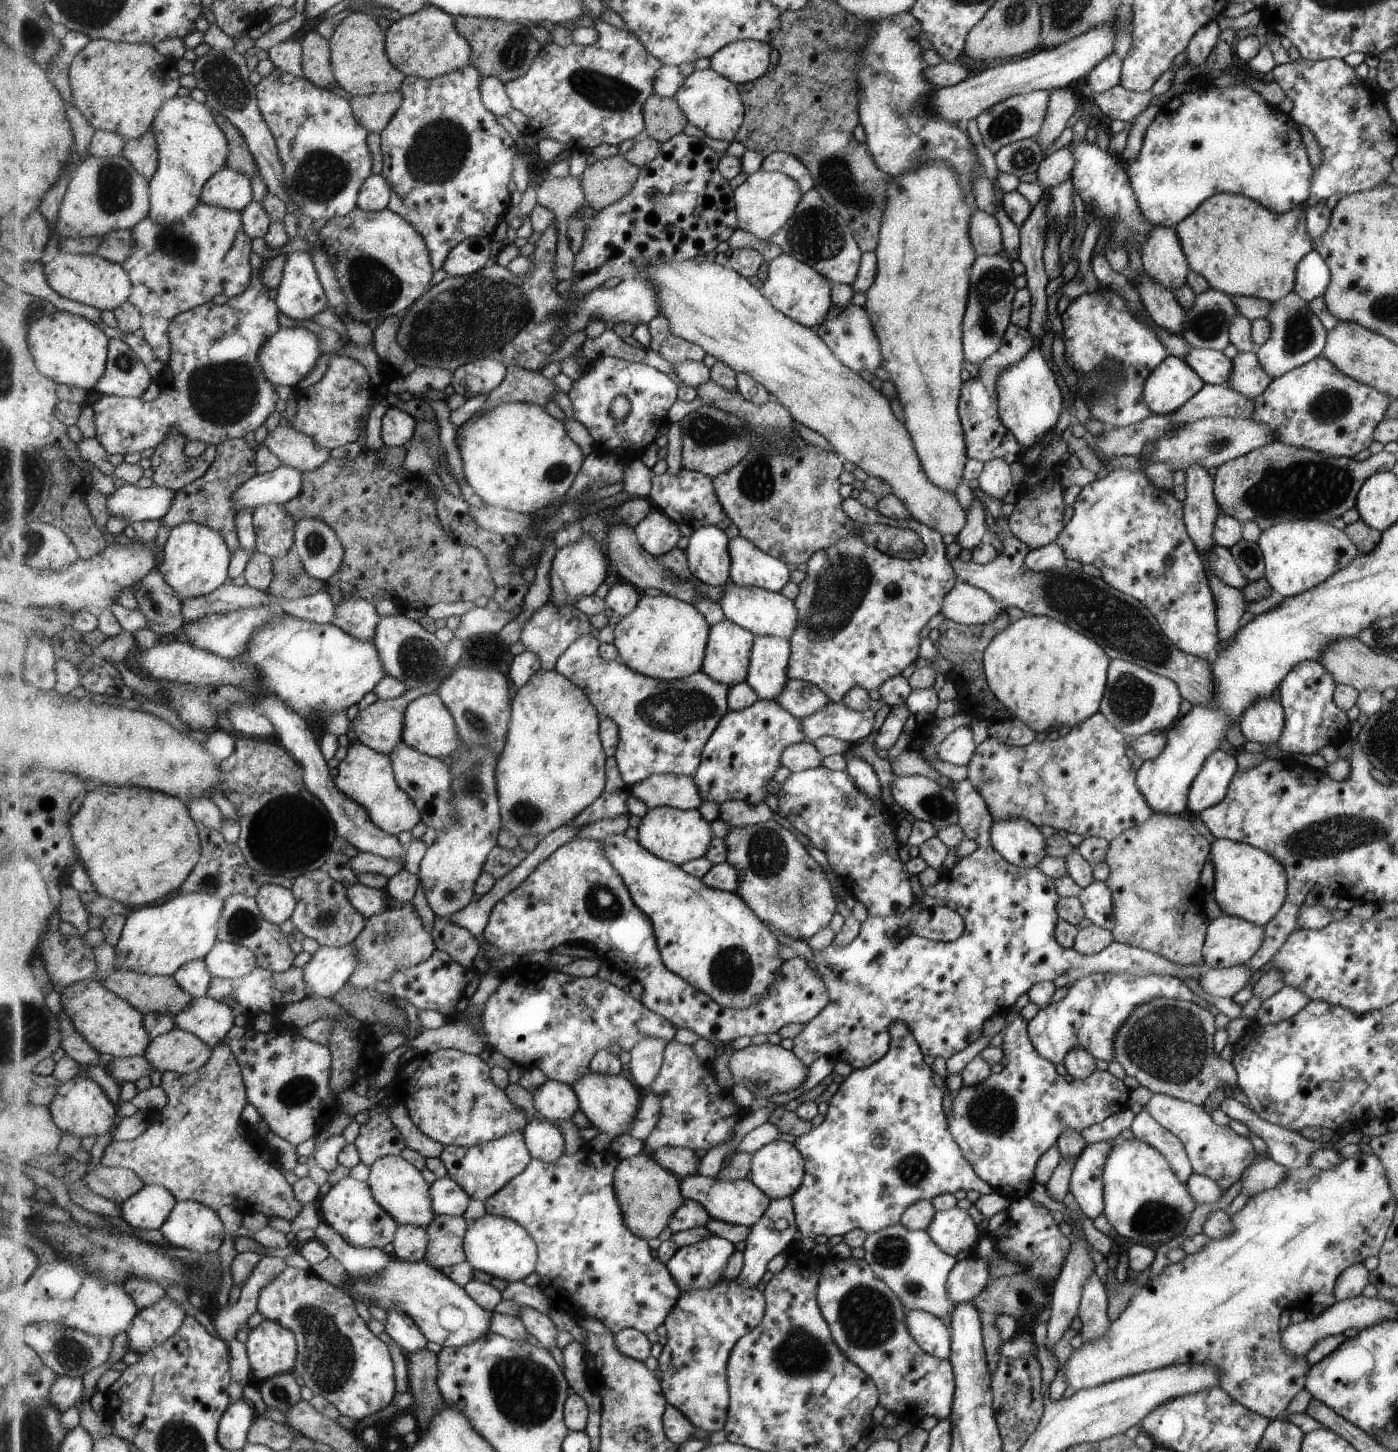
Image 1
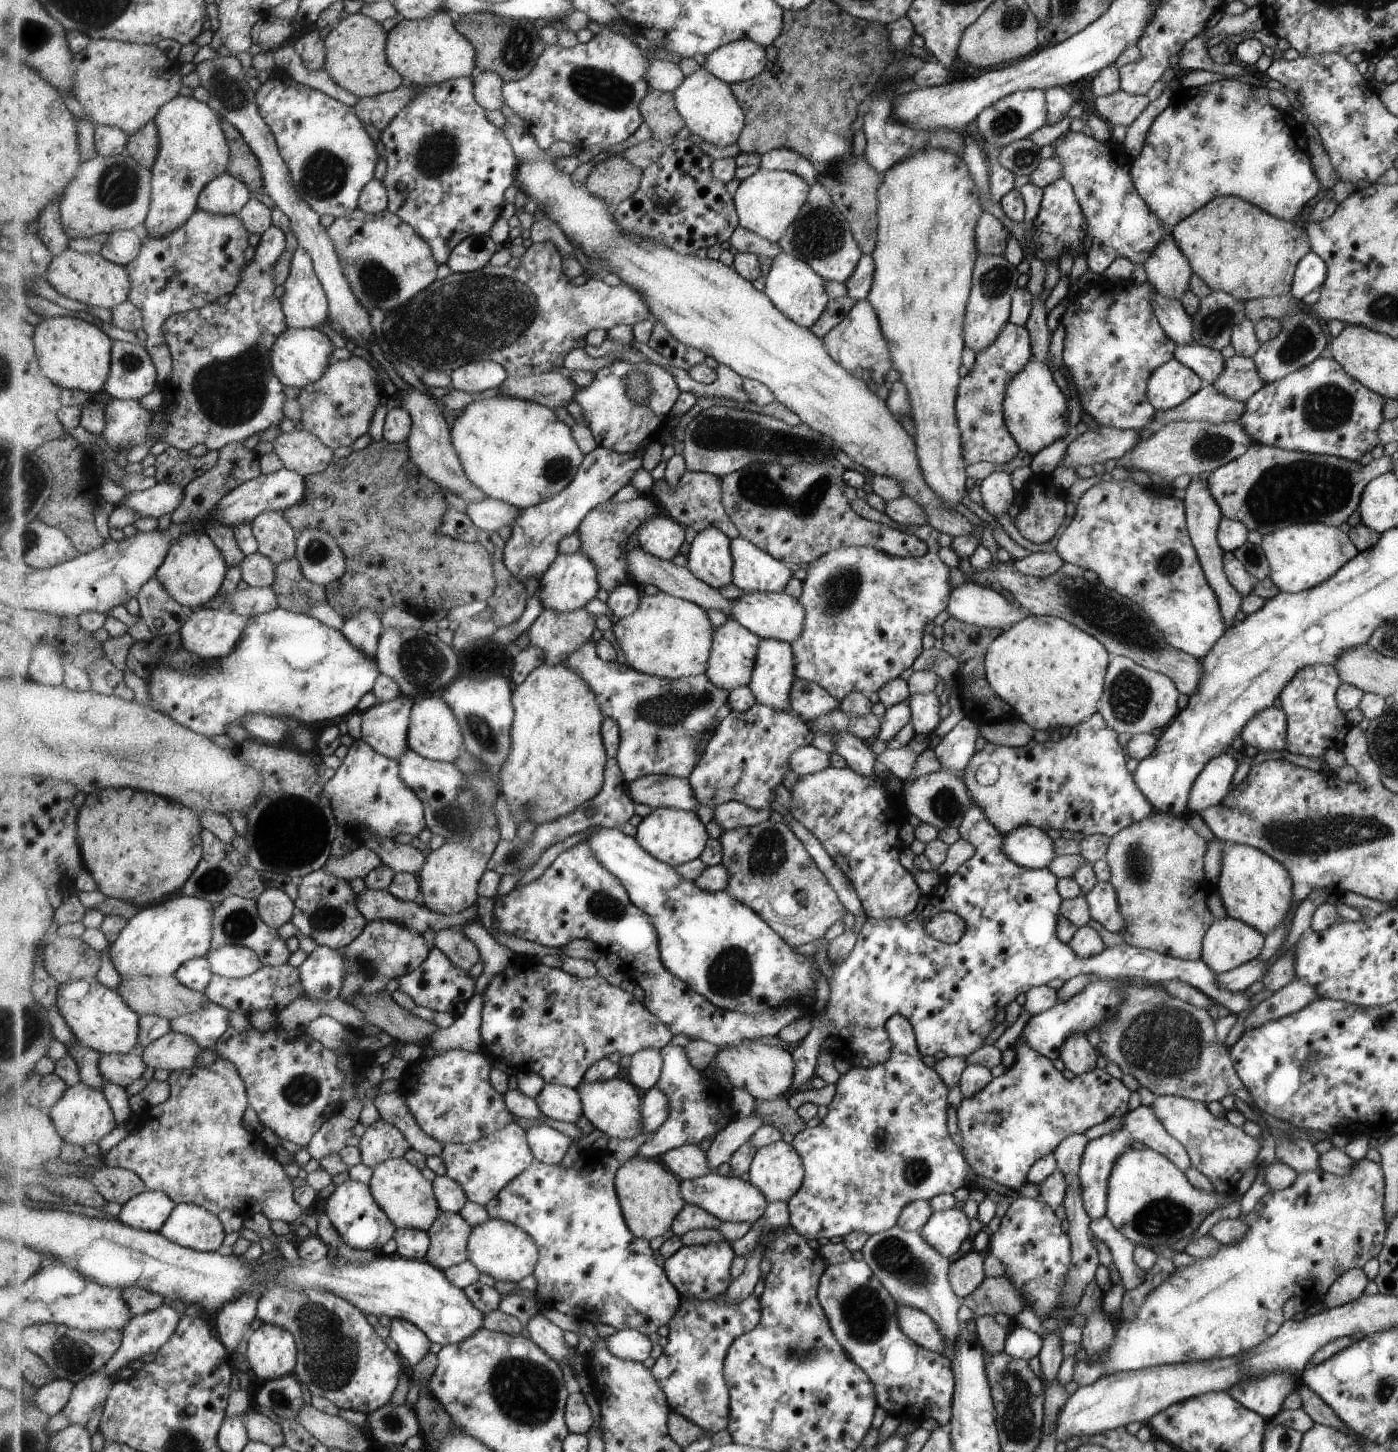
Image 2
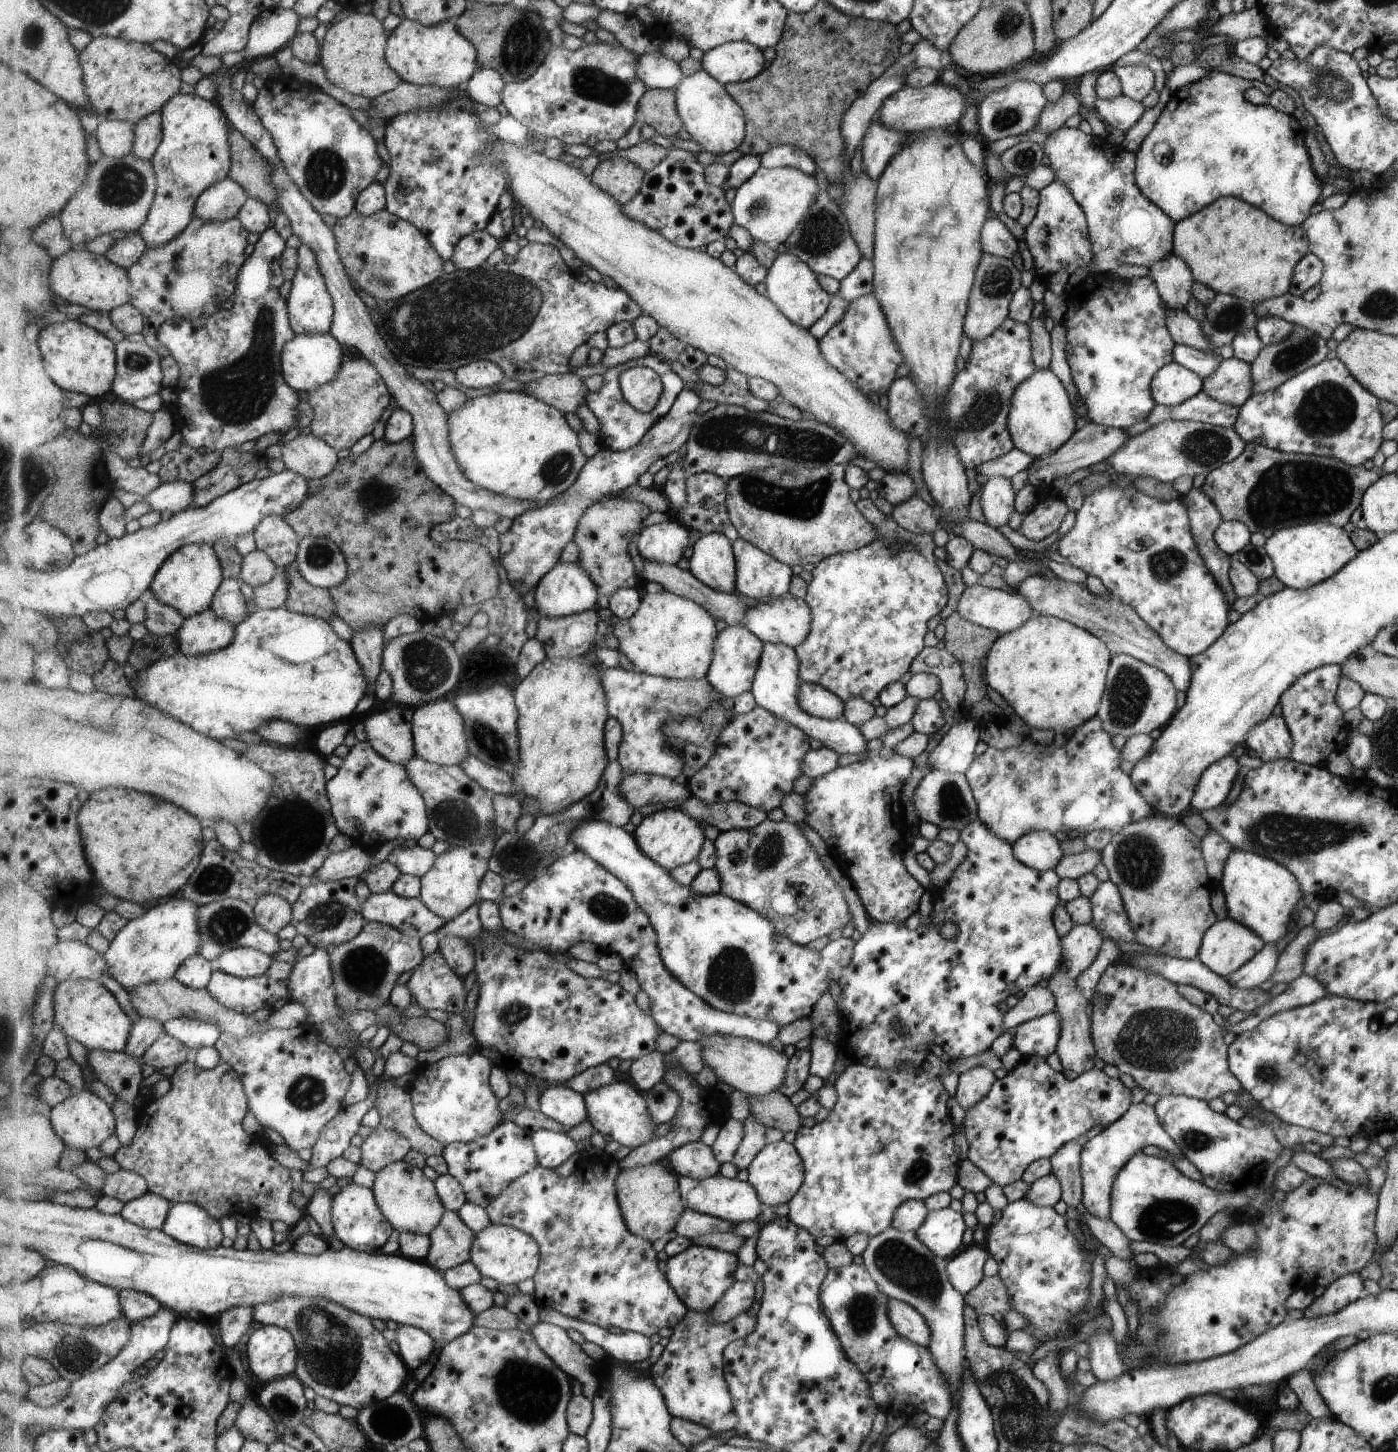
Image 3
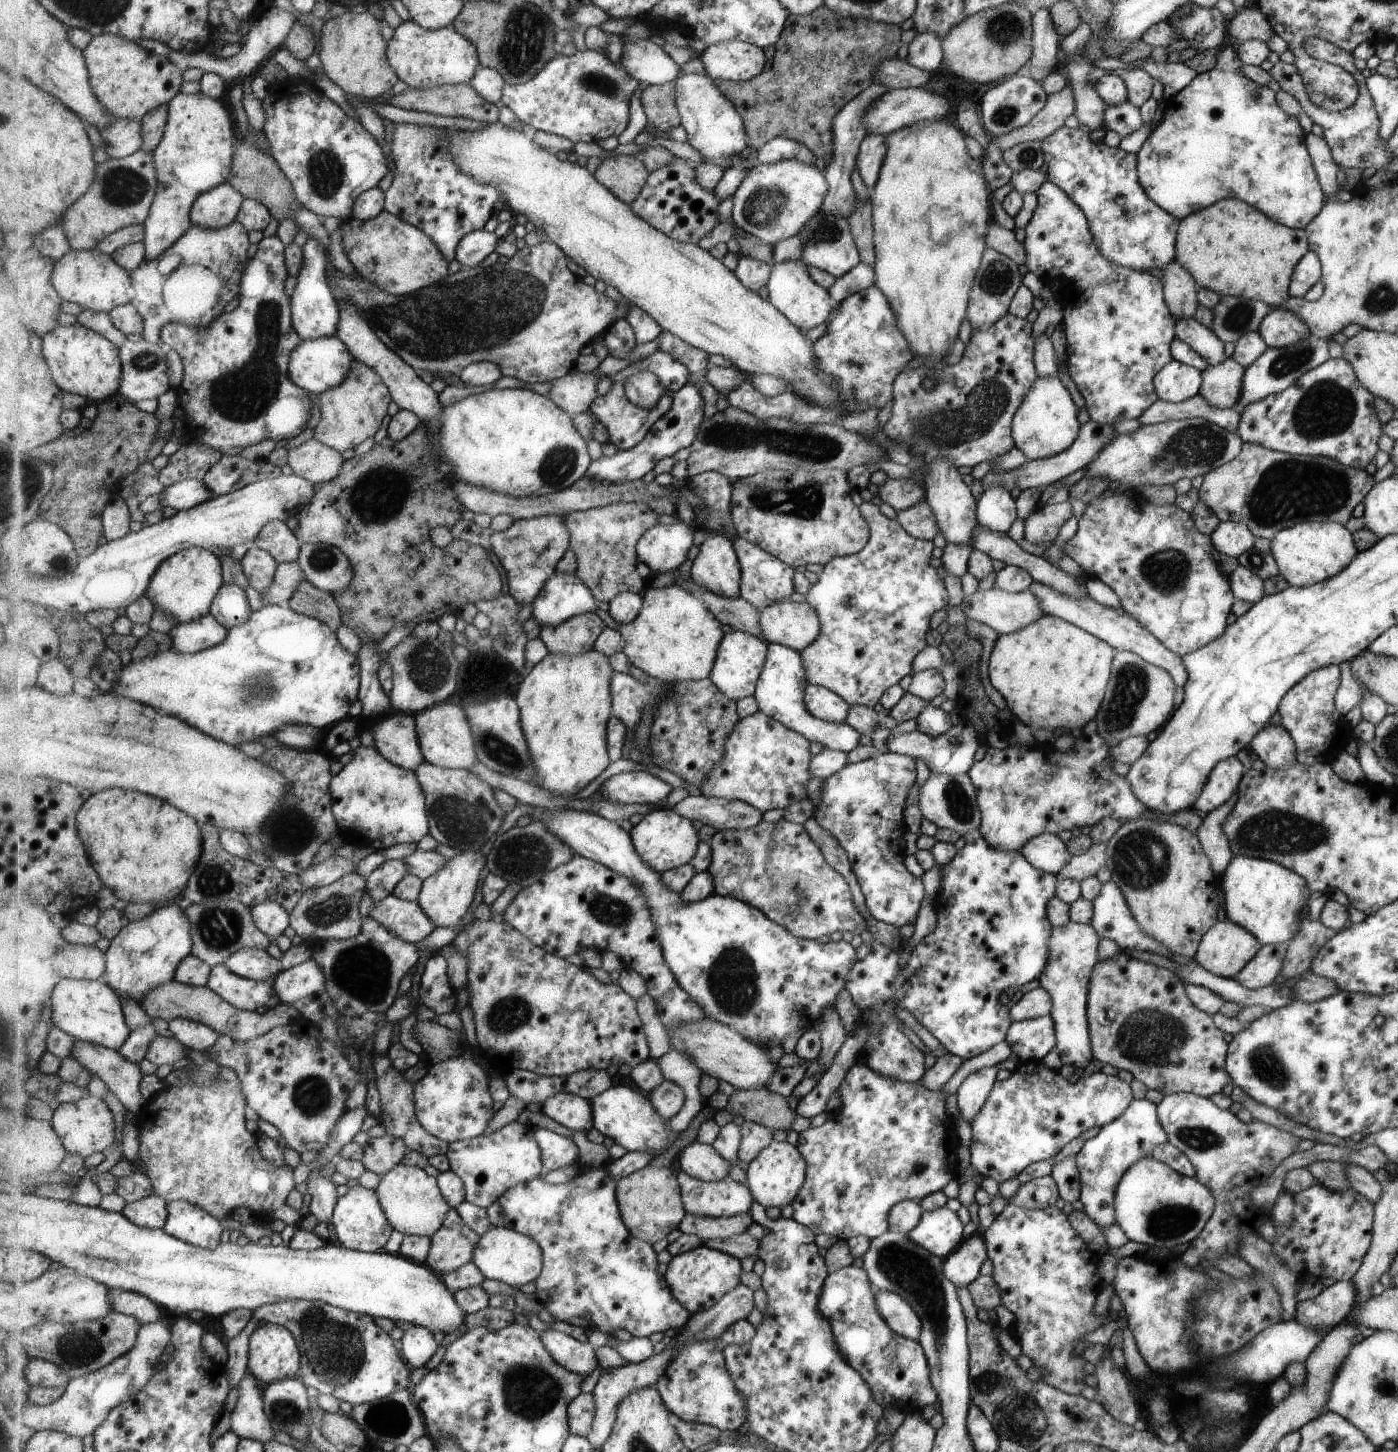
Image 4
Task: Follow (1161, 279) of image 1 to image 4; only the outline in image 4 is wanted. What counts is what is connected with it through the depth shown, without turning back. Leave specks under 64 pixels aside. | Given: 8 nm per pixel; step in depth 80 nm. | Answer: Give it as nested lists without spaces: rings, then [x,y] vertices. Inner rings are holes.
[[[1173,260],[1162,270],[1162,276],[1165,302],[1168,303],[1175,320],[1191,318],[1199,304],[1196,299],[1199,287],[1192,274]]]

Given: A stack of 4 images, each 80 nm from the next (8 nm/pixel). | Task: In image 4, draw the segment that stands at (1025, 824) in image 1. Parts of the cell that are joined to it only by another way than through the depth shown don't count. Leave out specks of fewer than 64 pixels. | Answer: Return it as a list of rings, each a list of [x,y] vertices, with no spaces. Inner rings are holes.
[[[1041,833],[1030,838],[1021,848],[1023,858],[1037,870],[1055,875],[1071,858],[1064,843],[1051,833]]]

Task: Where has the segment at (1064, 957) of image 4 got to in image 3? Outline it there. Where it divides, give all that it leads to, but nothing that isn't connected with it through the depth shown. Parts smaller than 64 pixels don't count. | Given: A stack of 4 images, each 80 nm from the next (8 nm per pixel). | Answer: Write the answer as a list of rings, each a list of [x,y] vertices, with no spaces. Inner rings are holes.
[[[1090,922],[1086,925],[1075,925],[1060,937],[1060,952],[1062,953],[1062,963],[1057,970],[1045,980],[1047,989],[1054,995],[1054,1013],[1060,1019],[1060,1038],[1056,1042],[1056,1049],[1060,1064],[1064,1072],[1073,1071],[1075,1074],[1084,1073],[1093,1068],[1093,1058],[1096,1056],[1096,1049],[1093,1046],[1091,1034],[1091,1019],[1089,1013],[1090,990],[1083,990],[1076,987],[1075,980],[1079,974],[1095,960],[1095,955],[1103,940],[1100,931]]]

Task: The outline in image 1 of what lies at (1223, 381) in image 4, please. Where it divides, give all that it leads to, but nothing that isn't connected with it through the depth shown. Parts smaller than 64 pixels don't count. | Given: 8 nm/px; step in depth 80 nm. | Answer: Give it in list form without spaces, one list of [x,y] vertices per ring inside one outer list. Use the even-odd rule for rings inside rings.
[[[1245,351],[1231,359],[1231,372],[1225,386],[1253,399],[1268,388],[1271,380],[1256,359],[1255,351]]]

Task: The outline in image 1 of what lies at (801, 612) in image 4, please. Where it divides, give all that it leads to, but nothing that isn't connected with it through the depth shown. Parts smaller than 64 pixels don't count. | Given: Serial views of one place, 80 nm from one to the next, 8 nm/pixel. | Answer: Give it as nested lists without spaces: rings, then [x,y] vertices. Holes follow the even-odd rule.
[[[730,580],[723,588],[725,595],[720,600],[726,618],[753,631],[756,635],[769,635],[791,640],[800,624],[800,610],[796,602],[781,591],[770,591],[761,587],[741,586]]]

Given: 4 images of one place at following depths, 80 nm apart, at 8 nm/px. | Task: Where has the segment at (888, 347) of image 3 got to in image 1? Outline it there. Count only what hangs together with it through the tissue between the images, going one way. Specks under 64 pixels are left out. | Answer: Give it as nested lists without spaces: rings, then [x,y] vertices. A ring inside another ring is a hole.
[[[849,305],[847,309],[833,320],[821,324],[816,333],[828,345],[830,350],[849,370],[859,374],[862,370],[867,370],[872,374],[875,368],[882,364],[881,354],[879,354],[879,342],[877,334],[873,330],[873,322],[865,306]]]

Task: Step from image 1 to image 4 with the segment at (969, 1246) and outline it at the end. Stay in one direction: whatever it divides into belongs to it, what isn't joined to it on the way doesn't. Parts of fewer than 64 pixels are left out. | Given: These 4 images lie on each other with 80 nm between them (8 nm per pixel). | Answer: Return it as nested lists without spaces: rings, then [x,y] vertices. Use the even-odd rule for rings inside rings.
[[[943,1205],[935,1210],[923,1210],[917,1226],[907,1236],[931,1254],[945,1259],[963,1240],[962,1227],[955,1212]]]

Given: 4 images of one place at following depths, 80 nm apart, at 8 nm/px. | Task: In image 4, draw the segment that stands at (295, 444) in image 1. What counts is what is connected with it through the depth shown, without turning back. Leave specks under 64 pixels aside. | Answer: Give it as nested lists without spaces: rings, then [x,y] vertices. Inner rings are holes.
[[[315,438],[288,451],[288,466],[312,483],[326,483],[342,473],[343,454]]]

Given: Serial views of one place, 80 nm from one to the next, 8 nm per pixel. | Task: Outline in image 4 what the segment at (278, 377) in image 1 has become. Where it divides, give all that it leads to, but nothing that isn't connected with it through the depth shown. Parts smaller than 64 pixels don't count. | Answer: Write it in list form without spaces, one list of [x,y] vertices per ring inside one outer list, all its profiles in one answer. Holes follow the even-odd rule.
[[[337,337],[303,341],[292,354],[289,374],[295,385],[320,395],[326,390],[341,386],[342,382],[352,373],[356,358],[351,354],[349,347]]]

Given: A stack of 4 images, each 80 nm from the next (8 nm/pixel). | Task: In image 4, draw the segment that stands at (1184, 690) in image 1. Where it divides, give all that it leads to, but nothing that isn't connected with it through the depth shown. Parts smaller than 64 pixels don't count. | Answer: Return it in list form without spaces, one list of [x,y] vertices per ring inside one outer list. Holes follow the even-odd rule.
[[[1029,580],[1030,585],[1027,590],[1032,591],[1040,599],[1040,606],[1043,607],[1045,615],[1053,615],[1061,620],[1073,623],[1081,627],[1081,630],[1088,631],[1089,634],[1100,638],[1108,643],[1116,651],[1129,651],[1144,659],[1145,662],[1153,666],[1161,667],[1171,675],[1175,686],[1183,686],[1188,678],[1187,668],[1184,666],[1183,658],[1180,655],[1173,654],[1160,639],[1153,633],[1145,630],[1133,617],[1129,616],[1122,608],[1112,609],[1101,606],[1093,599],[1072,599],[1067,595],[1057,594],[1052,588],[1043,586]]]

